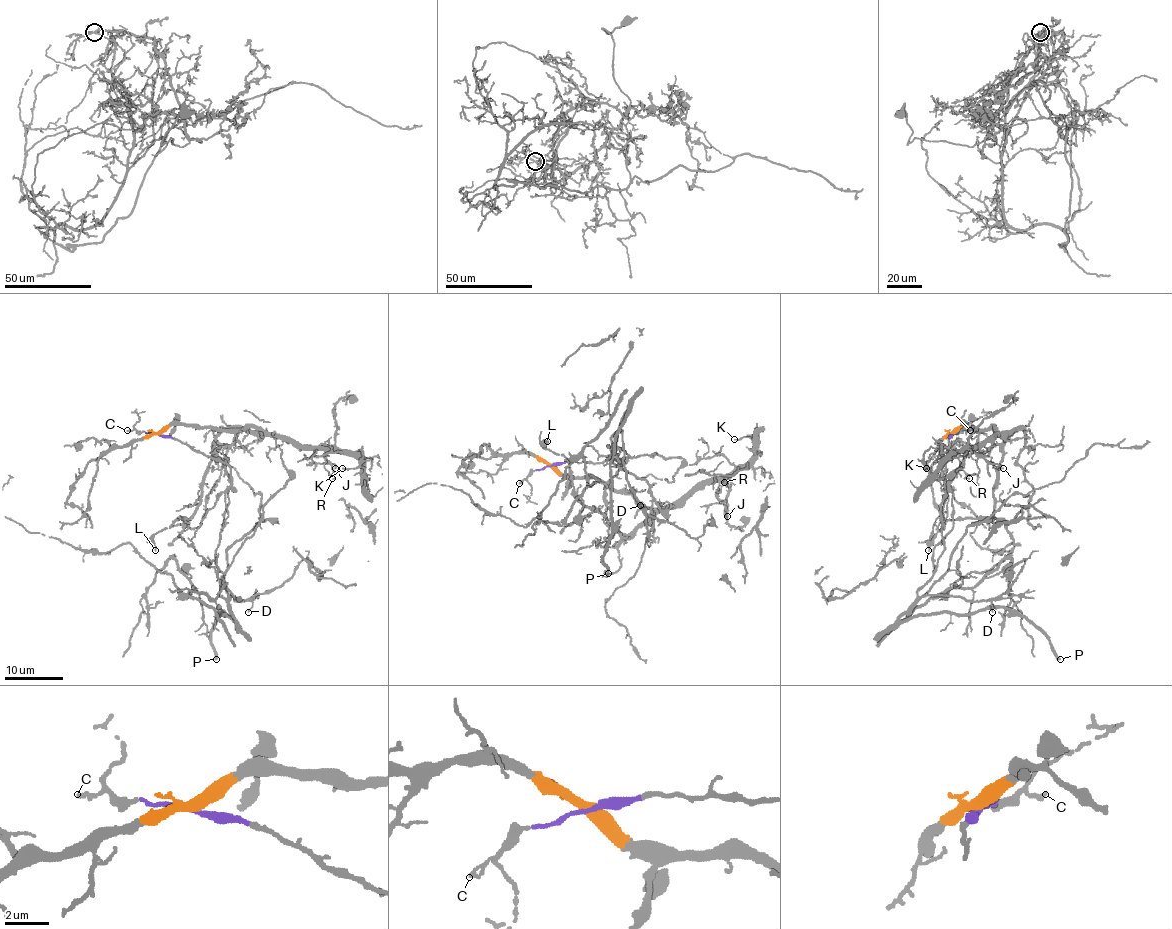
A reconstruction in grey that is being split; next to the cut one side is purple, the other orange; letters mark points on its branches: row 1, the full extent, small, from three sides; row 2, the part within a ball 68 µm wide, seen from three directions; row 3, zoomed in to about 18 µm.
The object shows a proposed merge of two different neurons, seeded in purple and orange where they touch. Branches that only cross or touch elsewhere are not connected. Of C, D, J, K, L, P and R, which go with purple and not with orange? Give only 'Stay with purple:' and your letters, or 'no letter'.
Stay with purple: C, D, P

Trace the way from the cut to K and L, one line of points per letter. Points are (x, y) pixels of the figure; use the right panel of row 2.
K: (952, 434), (962, 425), (977, 430), (993, 427), (994, 433), (979, 444), (954, 450), (931, 474), (927, 468)
L: (952, 434), (962, 425), (993, 427), (999, 433), (1021, 427), (1003, 447), (994, 513), (949, 519), (928, 550)

